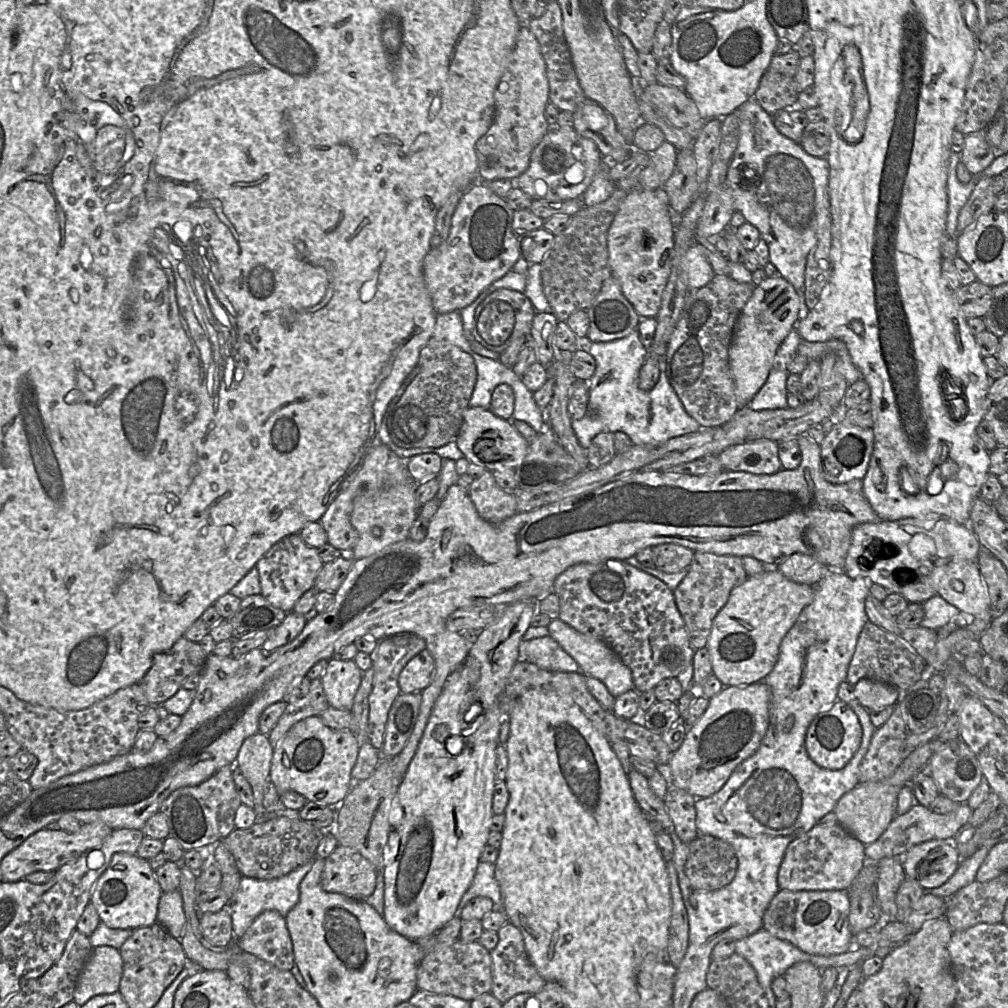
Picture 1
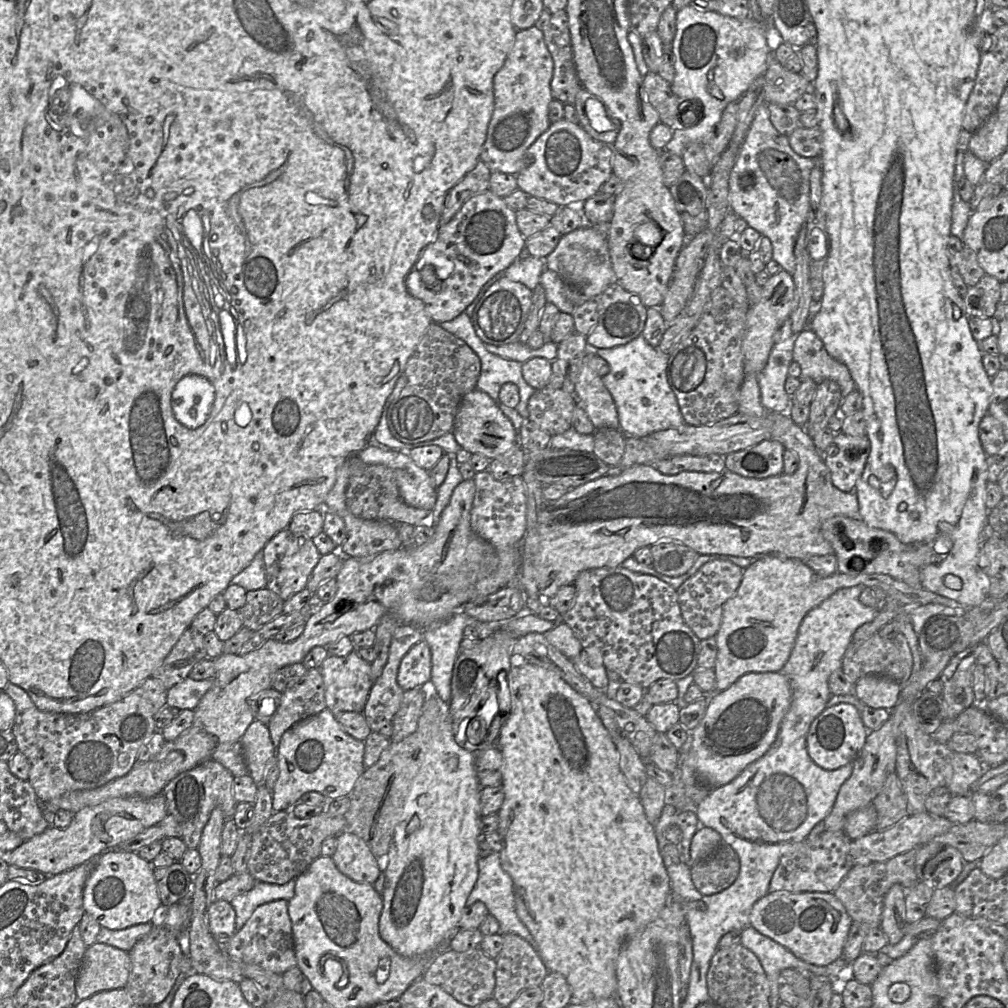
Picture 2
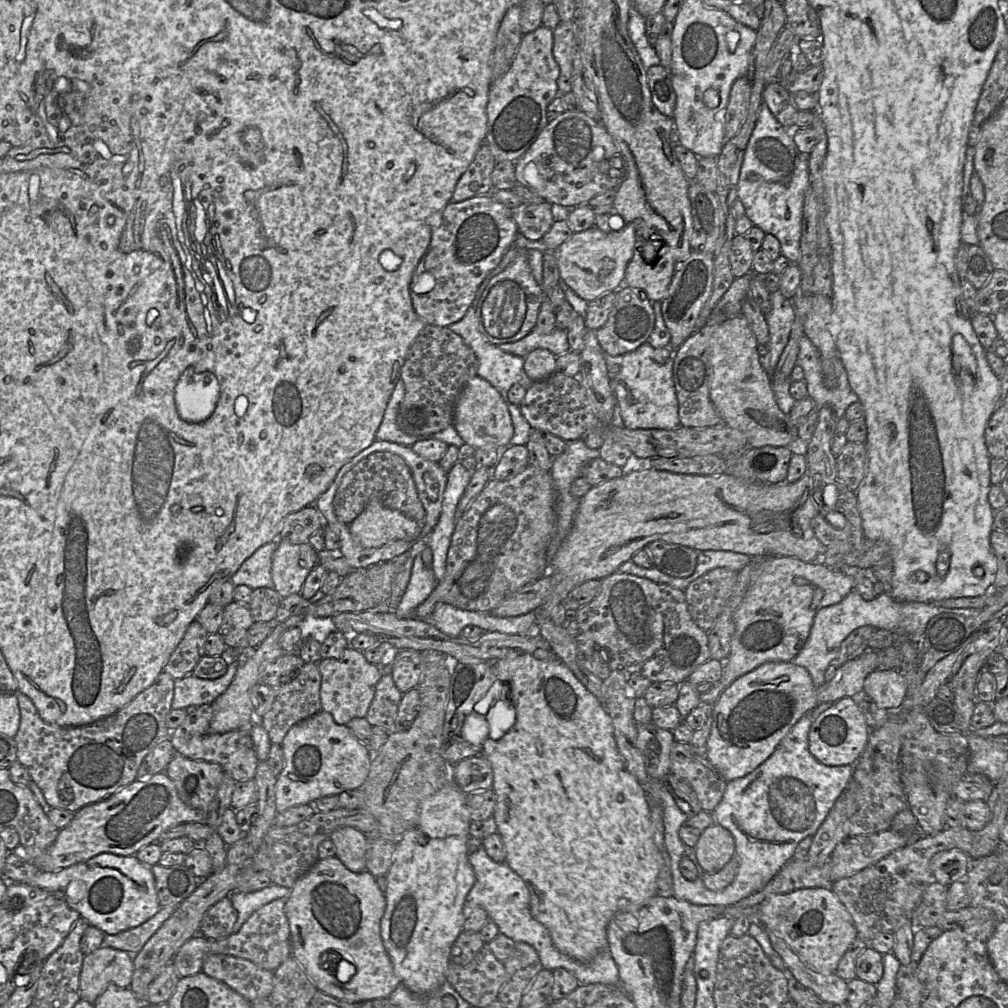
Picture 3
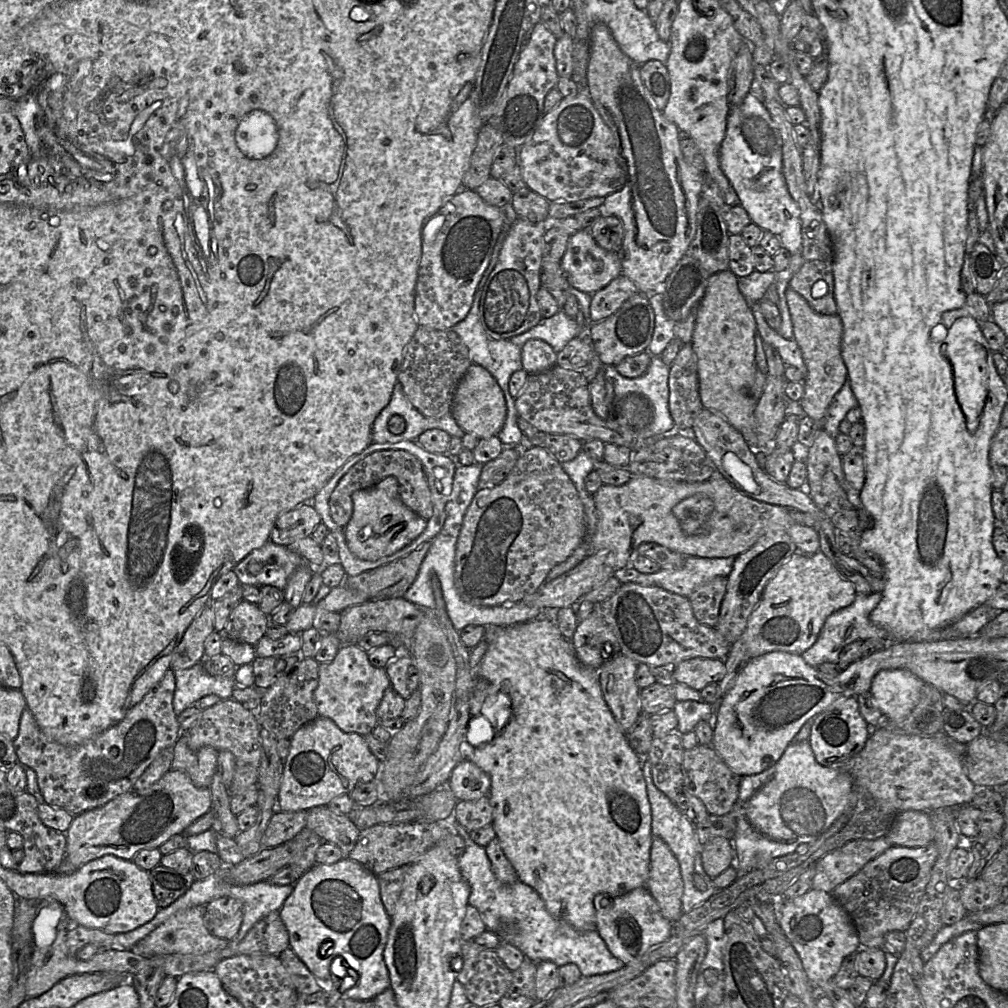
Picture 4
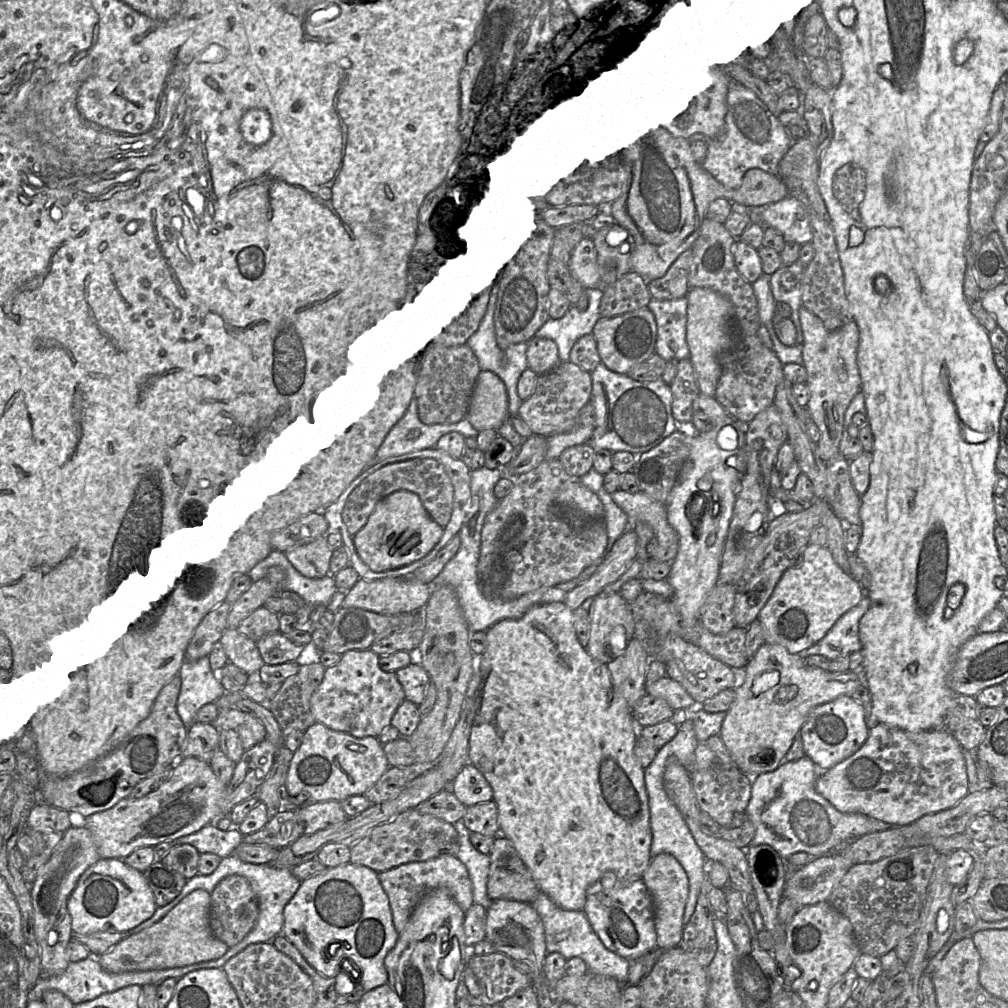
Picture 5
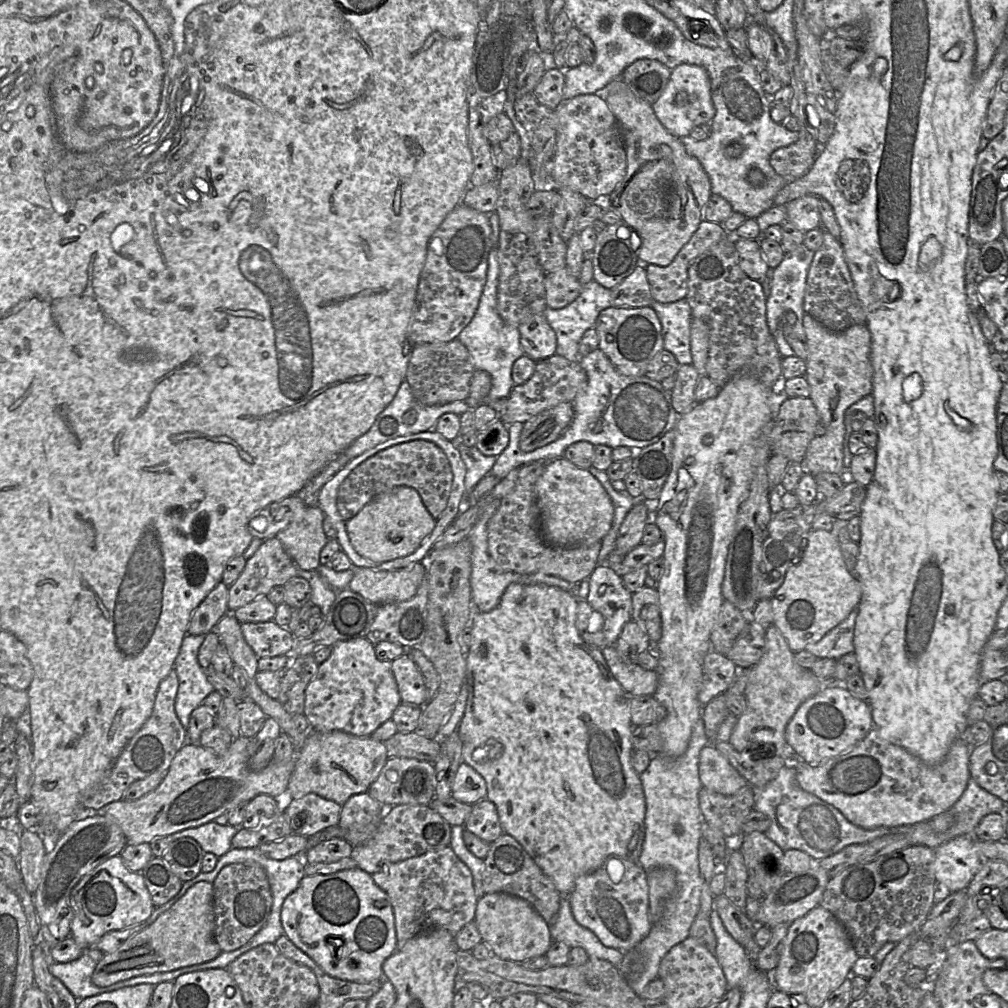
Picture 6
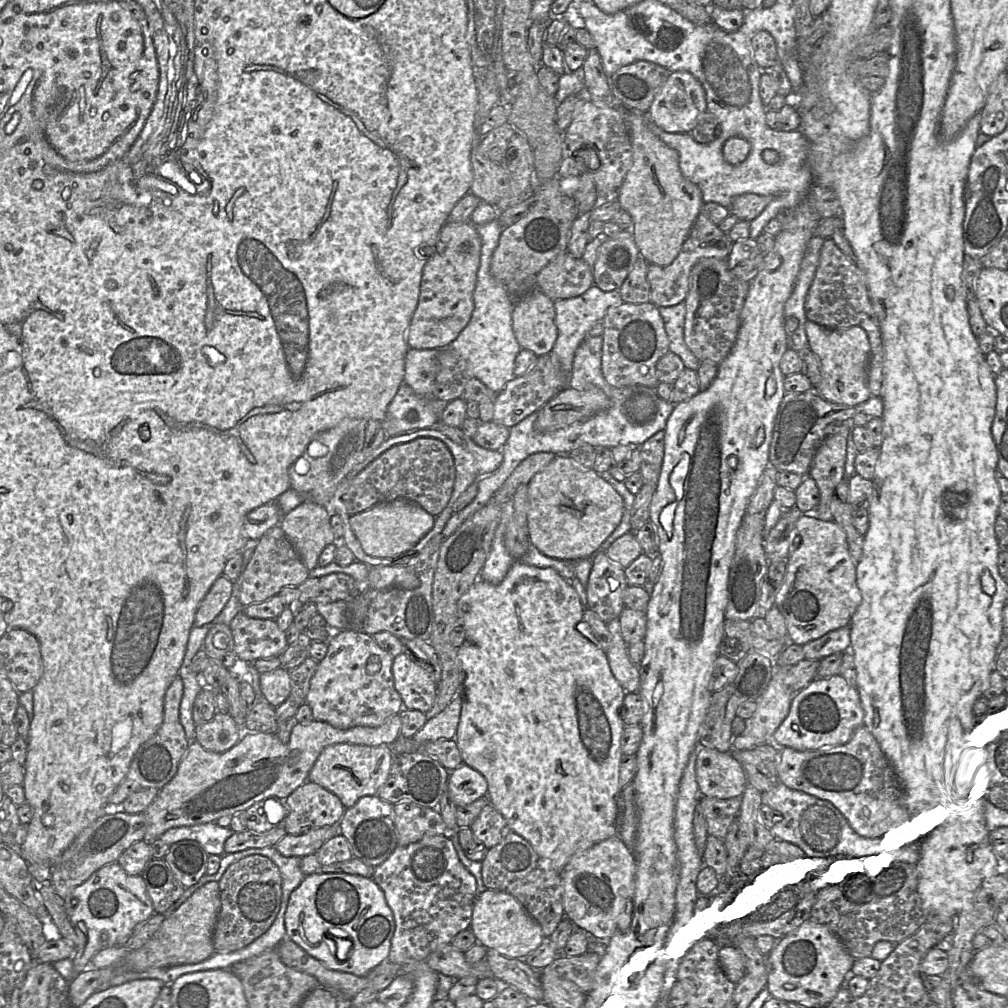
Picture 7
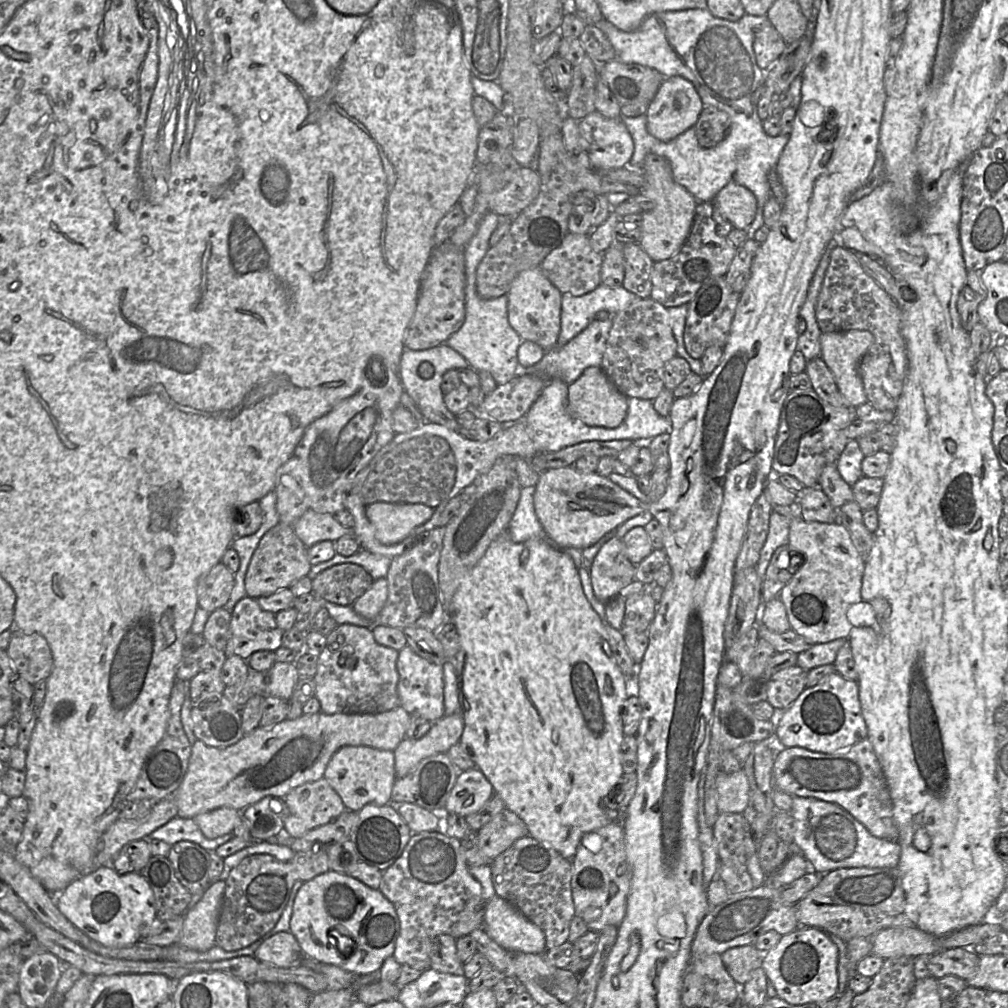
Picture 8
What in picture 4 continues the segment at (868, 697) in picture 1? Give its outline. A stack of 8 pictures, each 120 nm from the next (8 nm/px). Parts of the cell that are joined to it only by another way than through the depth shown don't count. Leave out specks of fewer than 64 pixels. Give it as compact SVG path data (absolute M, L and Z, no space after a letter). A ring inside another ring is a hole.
M884 669L873 678L870 692L884 718L900 722L918 704L924 682L906 669Z

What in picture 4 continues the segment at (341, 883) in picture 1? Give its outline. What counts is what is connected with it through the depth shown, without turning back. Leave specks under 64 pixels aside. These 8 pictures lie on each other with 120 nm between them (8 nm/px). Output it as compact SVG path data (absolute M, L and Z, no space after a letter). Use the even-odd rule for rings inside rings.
M316 806L307 811L306 828L317 833L324 842L337 845L344 858L348 858L361 832L347 815L333 812L327 806Z

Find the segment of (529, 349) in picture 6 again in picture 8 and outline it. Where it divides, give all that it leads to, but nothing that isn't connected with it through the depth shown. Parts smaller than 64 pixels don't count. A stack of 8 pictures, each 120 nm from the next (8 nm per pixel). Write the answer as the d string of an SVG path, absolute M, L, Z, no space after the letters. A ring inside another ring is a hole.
M541 267L520 272L507 293L508 322L522 341L532 341L545 352L557 345L560 333L561 292L545 277Z

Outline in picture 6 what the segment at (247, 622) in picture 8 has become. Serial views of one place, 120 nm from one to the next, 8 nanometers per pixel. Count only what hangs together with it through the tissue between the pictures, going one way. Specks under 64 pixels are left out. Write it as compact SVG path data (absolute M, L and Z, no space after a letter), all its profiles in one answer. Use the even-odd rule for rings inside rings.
M273 620L242 623L241 630L258 658L293 653L295 637L286 627L279 626Z

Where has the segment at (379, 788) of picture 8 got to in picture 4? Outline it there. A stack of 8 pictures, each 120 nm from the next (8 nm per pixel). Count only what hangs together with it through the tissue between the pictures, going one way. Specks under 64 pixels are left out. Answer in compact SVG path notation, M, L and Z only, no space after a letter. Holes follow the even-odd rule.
M318 716L298 729L290 740L278 795L280 811L327 806L333 798L350 793L357 784L373 781L380 773L382 763L371 752L364 736L344 732L330 718Z

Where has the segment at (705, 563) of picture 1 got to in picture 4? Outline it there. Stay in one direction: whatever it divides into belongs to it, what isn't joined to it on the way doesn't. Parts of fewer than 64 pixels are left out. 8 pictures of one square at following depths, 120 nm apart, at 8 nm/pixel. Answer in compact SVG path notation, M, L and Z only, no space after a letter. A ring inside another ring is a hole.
M715 577L696 588L688 600L693 614L698 622L709 627L715 627L720 608L727 591L727 577Z

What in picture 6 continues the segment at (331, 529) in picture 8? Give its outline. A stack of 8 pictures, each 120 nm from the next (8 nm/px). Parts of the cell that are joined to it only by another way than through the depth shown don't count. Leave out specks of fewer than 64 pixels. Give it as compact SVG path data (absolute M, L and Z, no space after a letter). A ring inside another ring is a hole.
M308 505L277 537L298 569L316 570L320 566L320 552L329 538L323 530L325 515L317 505Z

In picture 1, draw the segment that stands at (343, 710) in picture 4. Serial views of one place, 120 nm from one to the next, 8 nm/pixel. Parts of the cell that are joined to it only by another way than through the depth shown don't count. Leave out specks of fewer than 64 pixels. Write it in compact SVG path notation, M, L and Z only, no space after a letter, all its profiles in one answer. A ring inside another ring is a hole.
M328 660L321 677L329 707L351 711L363 672L354 660Z

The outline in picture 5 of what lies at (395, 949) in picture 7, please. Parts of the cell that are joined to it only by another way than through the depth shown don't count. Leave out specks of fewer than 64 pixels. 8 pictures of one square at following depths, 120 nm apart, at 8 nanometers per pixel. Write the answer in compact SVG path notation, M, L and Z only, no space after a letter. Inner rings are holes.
M443 854L423 862L405 863L378 873L378 877L389 899L392 922L398 934L405 928L418 903L434 889L446 889L464 912L474 904L472 882L467 868L454 855Z

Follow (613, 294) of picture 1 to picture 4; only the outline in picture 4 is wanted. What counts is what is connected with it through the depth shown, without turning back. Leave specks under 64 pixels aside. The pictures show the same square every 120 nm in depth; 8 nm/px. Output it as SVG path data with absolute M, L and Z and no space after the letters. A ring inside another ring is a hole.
M637 293L609 317L593 323L587 330L603 366L616 366L624 358L647 351L655 328L655 314L648 298Z

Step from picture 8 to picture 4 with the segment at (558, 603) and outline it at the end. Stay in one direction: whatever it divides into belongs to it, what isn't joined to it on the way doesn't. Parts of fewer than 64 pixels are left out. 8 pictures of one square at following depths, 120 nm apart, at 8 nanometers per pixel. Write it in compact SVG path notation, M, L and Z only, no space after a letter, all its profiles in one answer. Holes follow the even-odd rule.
M533 619L507 627L487 627L488 633L485 640L488 648L479 668L479 678L495 686L497 690L487 696L497 695L504 691L509 702L502 700L497 709L493 711L494 722L487 718L493 729L501 727L495 732L494 738L480 746L472 746L468 740L461 743L461 752L465 759L470 760L491 778L491 788L488 794L493 807L493 827L496 838L499 839L502 849L515 868L521 882L532 887L544 901L546 910L554 918L565 921L579 931L596 930L596 911L594 897L598 894L606 894L610 898L622 896L636 888L645 887L649 867L650 849L653 840L651 832L651 809L647 797L646 784L642 775L641 760L631 748L627 736L622 732L608 708L600 688L598 670L591 669L580 663L573 652L569 640L561 634L556 619ZM511 701L511 703L510 703ZM511 708L511 712L507 710ZM504 709L504 713L497 717L497 711ZM510 716L510 718L508 718ZM504 724L506 725L504 726ZM504 726L504 727L503 727Z

